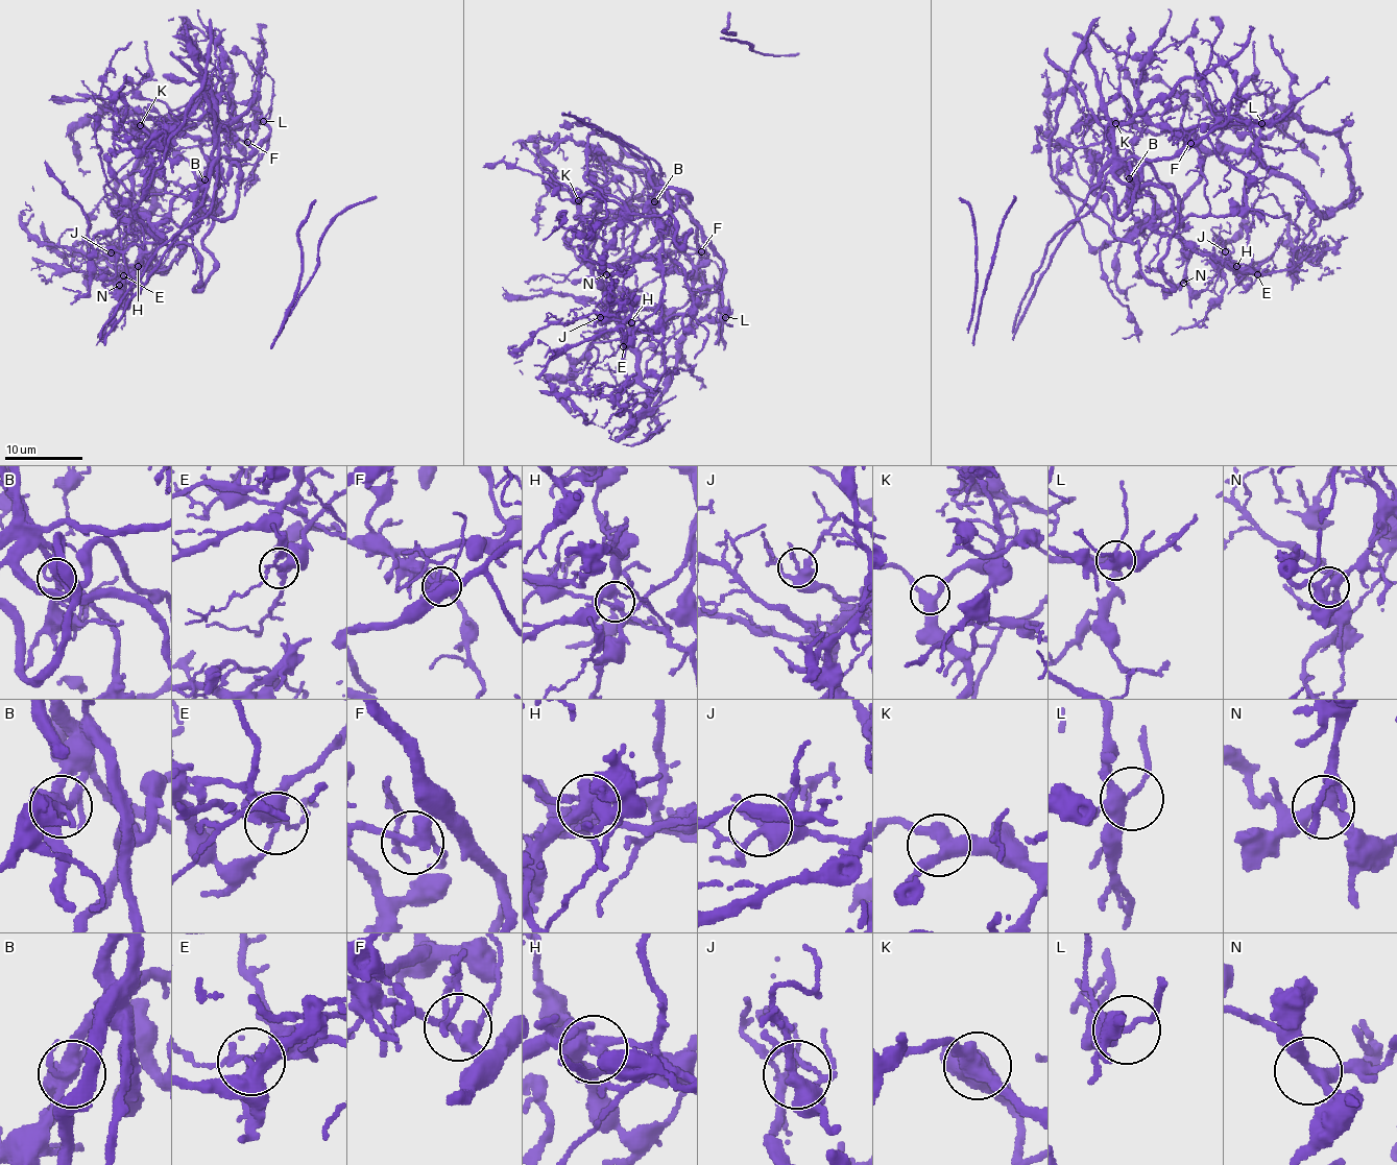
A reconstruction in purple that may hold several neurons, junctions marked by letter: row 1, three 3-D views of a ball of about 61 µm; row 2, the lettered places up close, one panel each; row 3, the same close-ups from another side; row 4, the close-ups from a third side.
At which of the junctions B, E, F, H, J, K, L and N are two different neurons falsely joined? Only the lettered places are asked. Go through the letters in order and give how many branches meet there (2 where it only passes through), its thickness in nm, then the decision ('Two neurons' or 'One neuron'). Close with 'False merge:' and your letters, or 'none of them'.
B: Branches: 6. Thickness 400 nm. Two neurons
E: Branches: 3. Thickness 200 nm. Two neurons
F: Branches: 4. Thickness 360 nm. One neuron
H: Branches: 5. Thickness 400 nm. Two neurons
J: Branches: 4. Thickness 320 nm. One neuron
K: Branches: 3. Thickness 400 nm. One neuron
L: Branches: 4. Thickness 360 nm. One neuron
N: Branches: 3. Thickness 300 nm. One neuron
False merge: B, E, H

